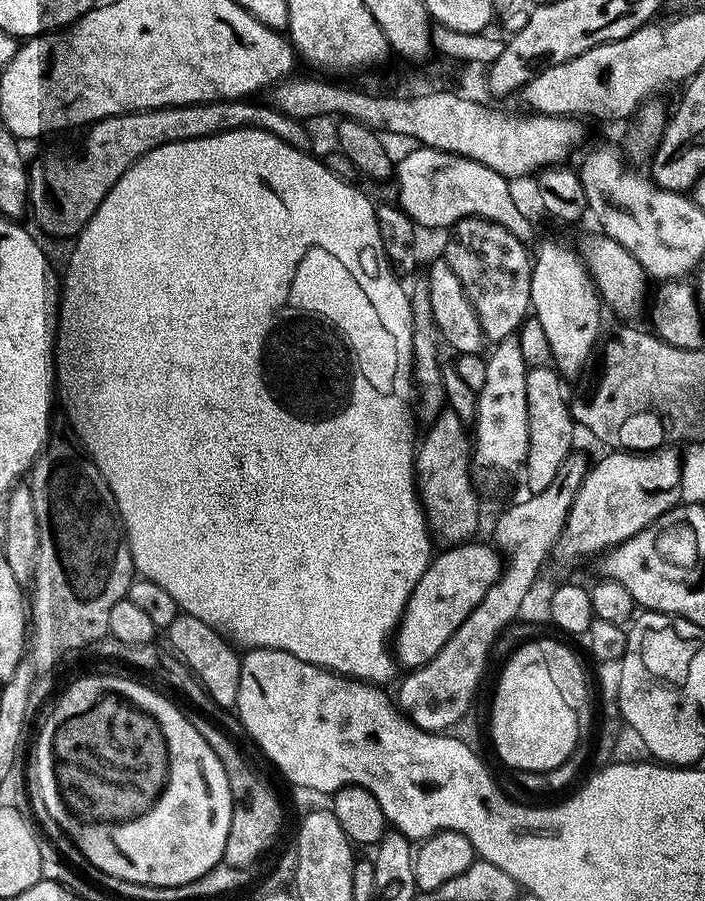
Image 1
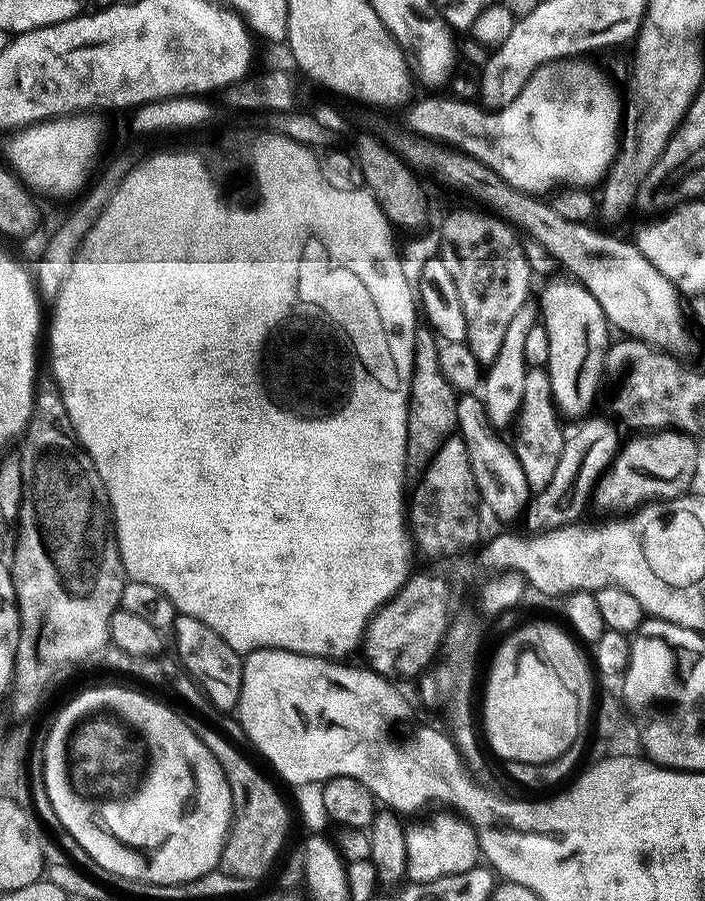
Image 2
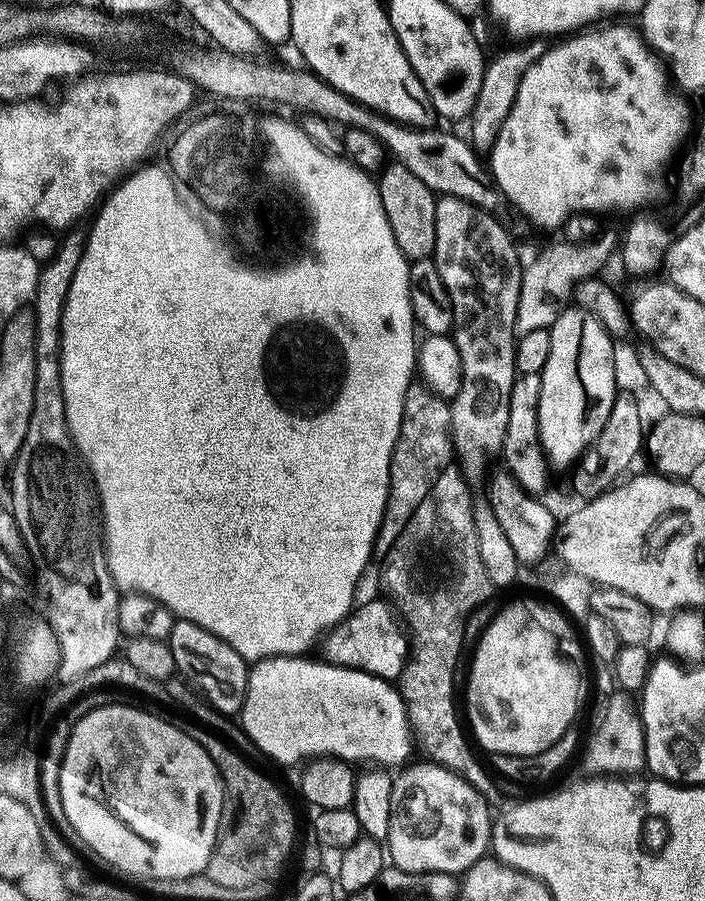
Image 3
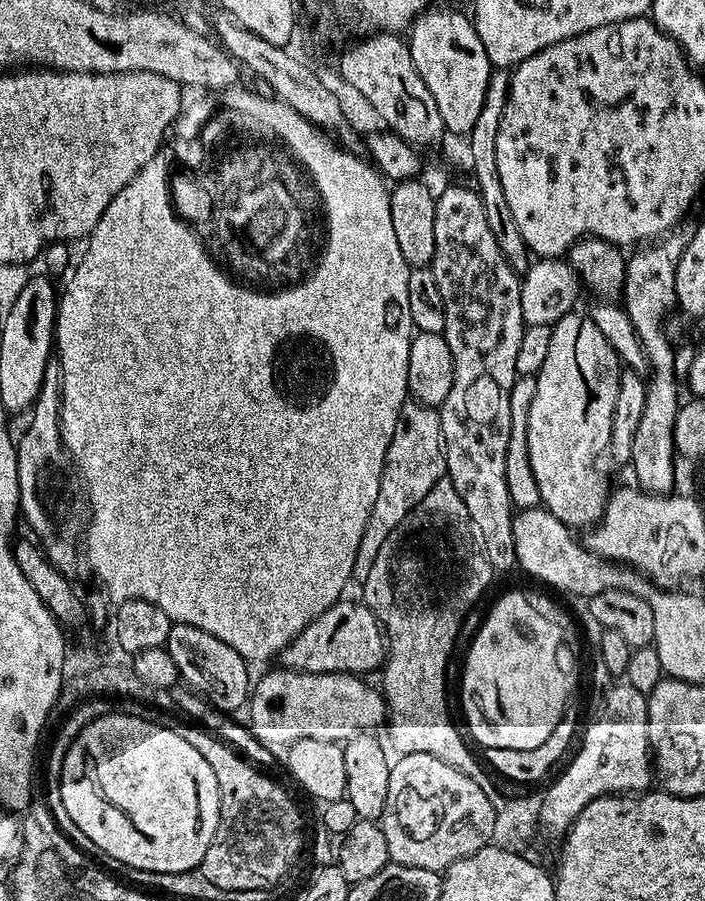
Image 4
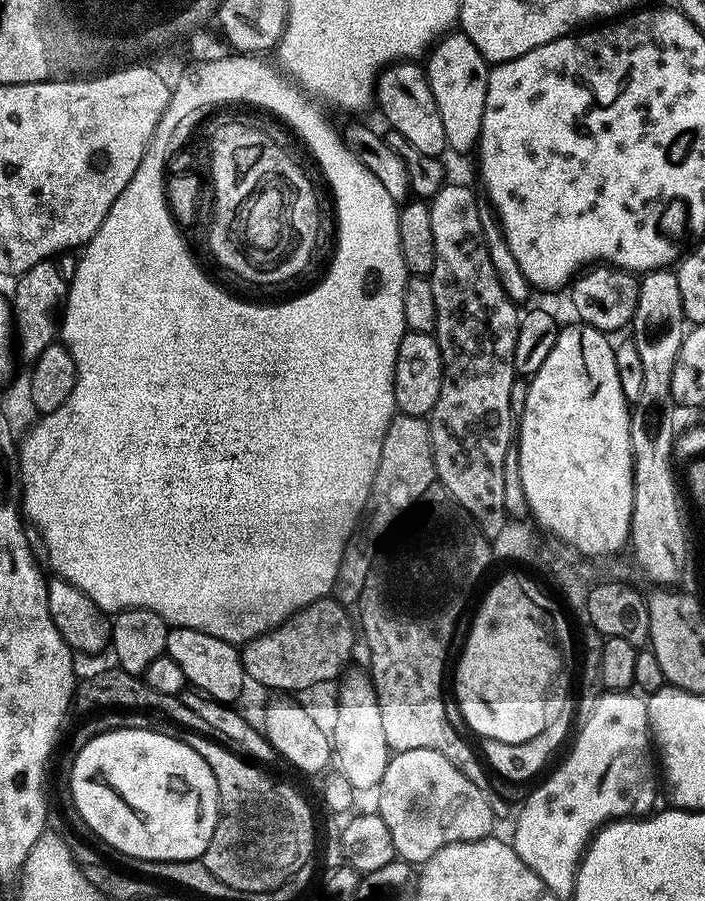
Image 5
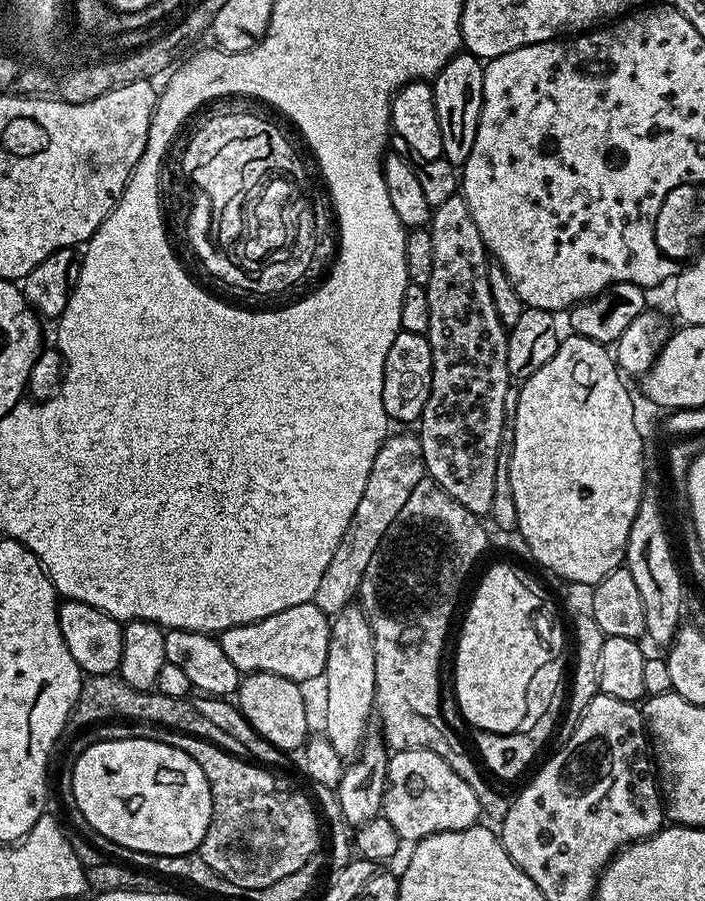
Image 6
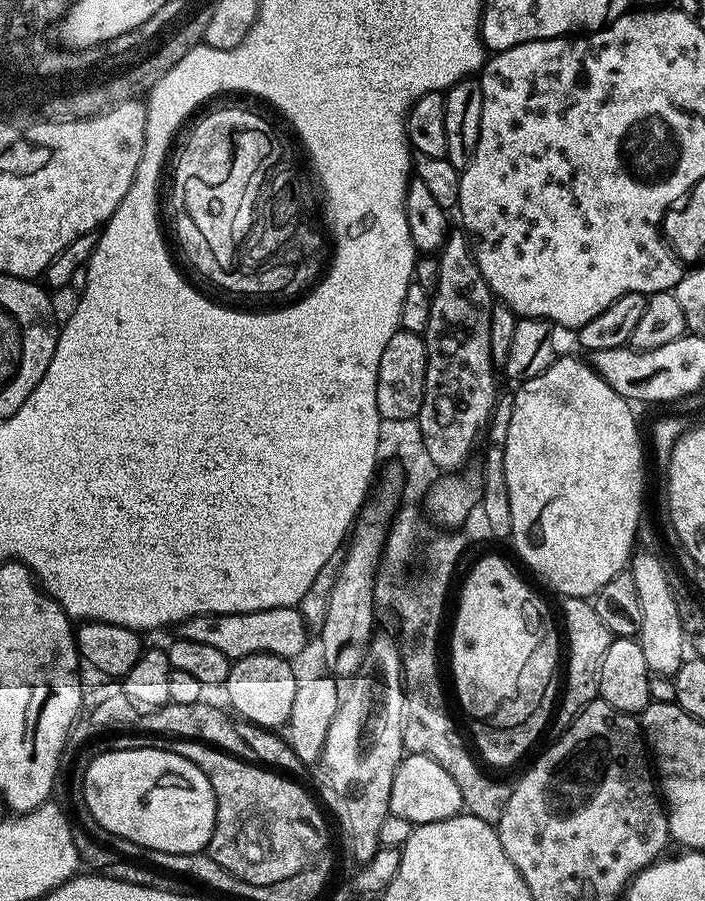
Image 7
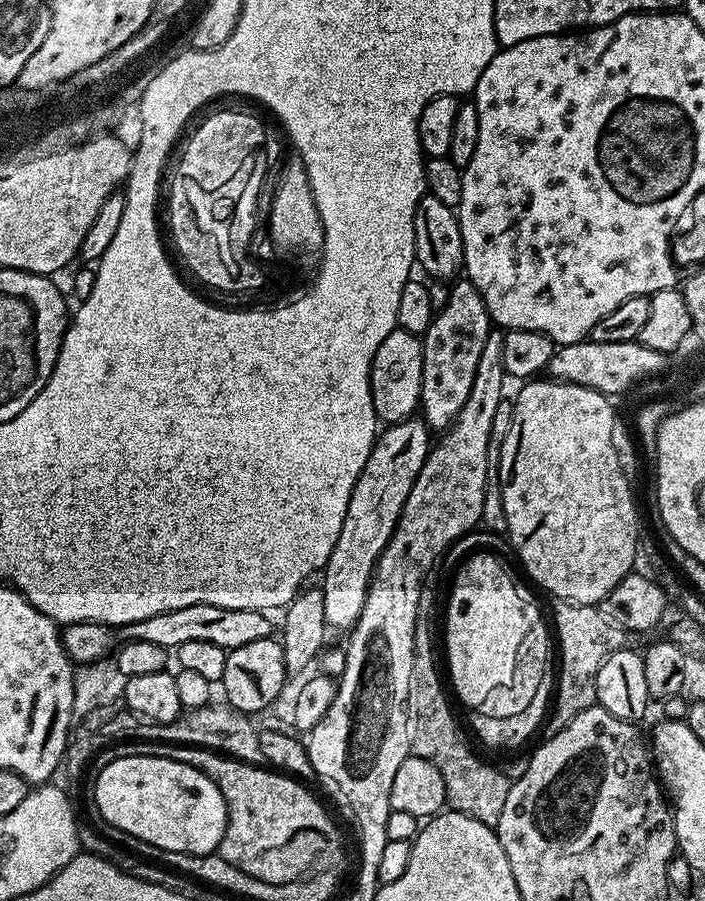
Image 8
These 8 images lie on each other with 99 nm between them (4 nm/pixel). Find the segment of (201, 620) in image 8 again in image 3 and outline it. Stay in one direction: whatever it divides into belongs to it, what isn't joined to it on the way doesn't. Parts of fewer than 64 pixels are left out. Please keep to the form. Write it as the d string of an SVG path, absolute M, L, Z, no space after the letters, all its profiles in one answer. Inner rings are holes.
M387 599L384 600L372 600L364 605L361 603L348 619L331 631L327 637L327 659L341 668L357 668L359 672L369 672L383 680L396 682L408 664L410 636L397 609Z

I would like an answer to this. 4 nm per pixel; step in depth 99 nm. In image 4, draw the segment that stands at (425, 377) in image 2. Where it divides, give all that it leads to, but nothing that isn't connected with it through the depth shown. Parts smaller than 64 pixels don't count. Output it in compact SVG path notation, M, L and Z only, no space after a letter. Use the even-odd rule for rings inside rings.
M406 402L400 411L398 422L394 426L394 438L390 438L390 446L386 450L386 458L382 466L382 482L378 482L378 498L374 498L374 510L366 522L366 530L362 534L362 542L354 558L352 580L362 582L366 574L370 574L370 566L374 566L374 558L378 558L378 550L382 550L382 542L390 538L390 534L404 521L434 490L439 480L445 479L444 443L440 441L440 413L435 408L427 408L425 404Z

